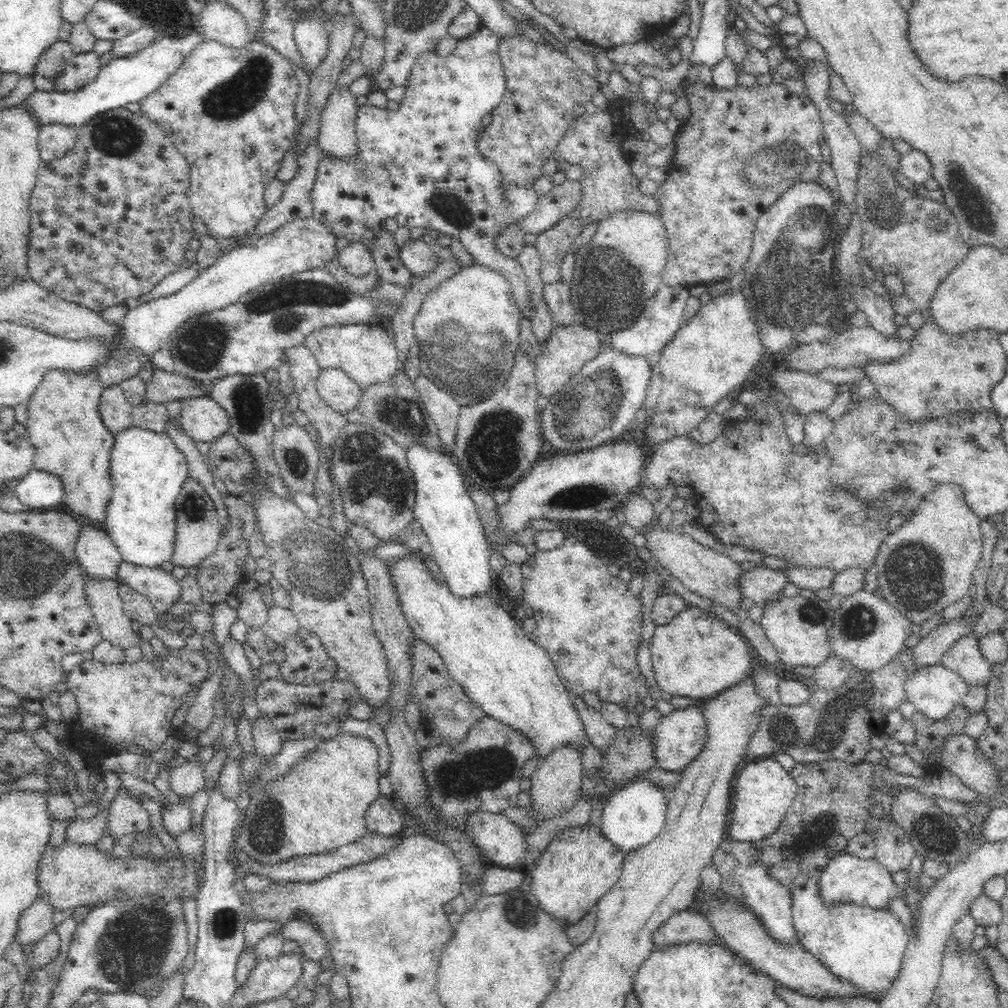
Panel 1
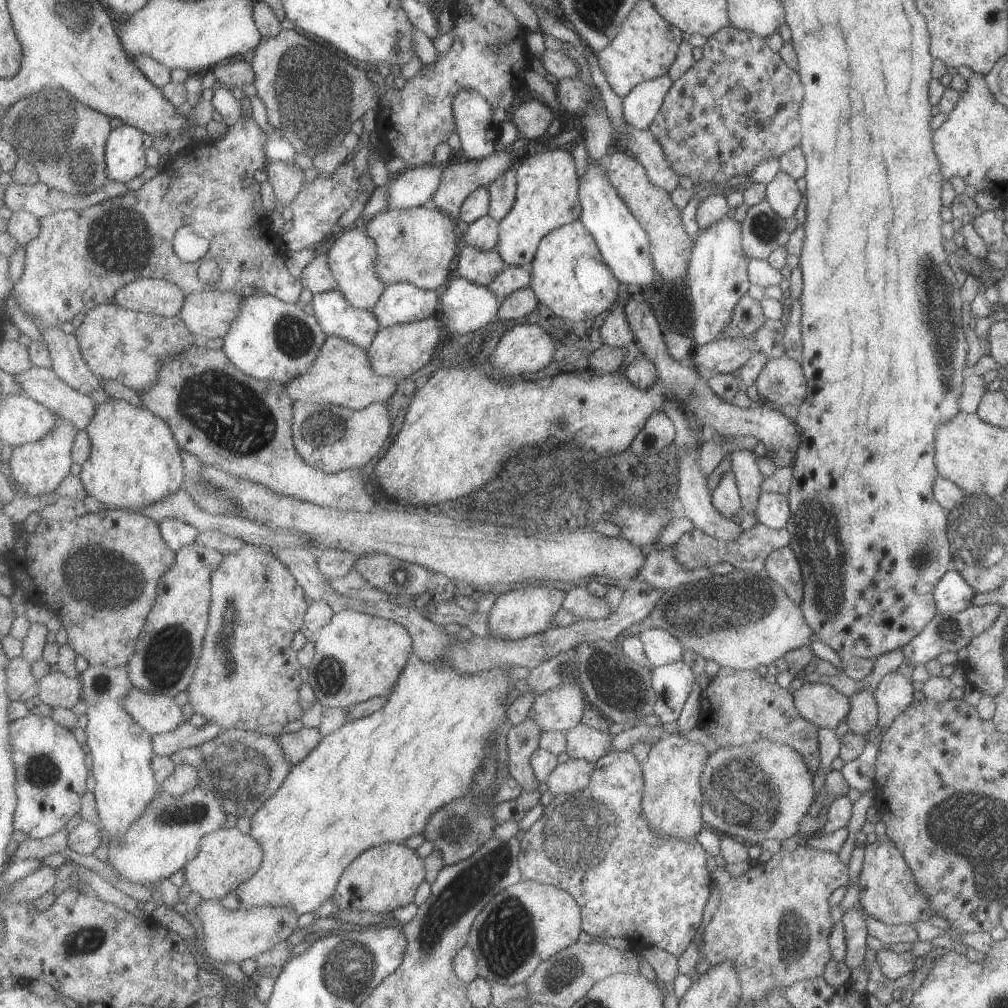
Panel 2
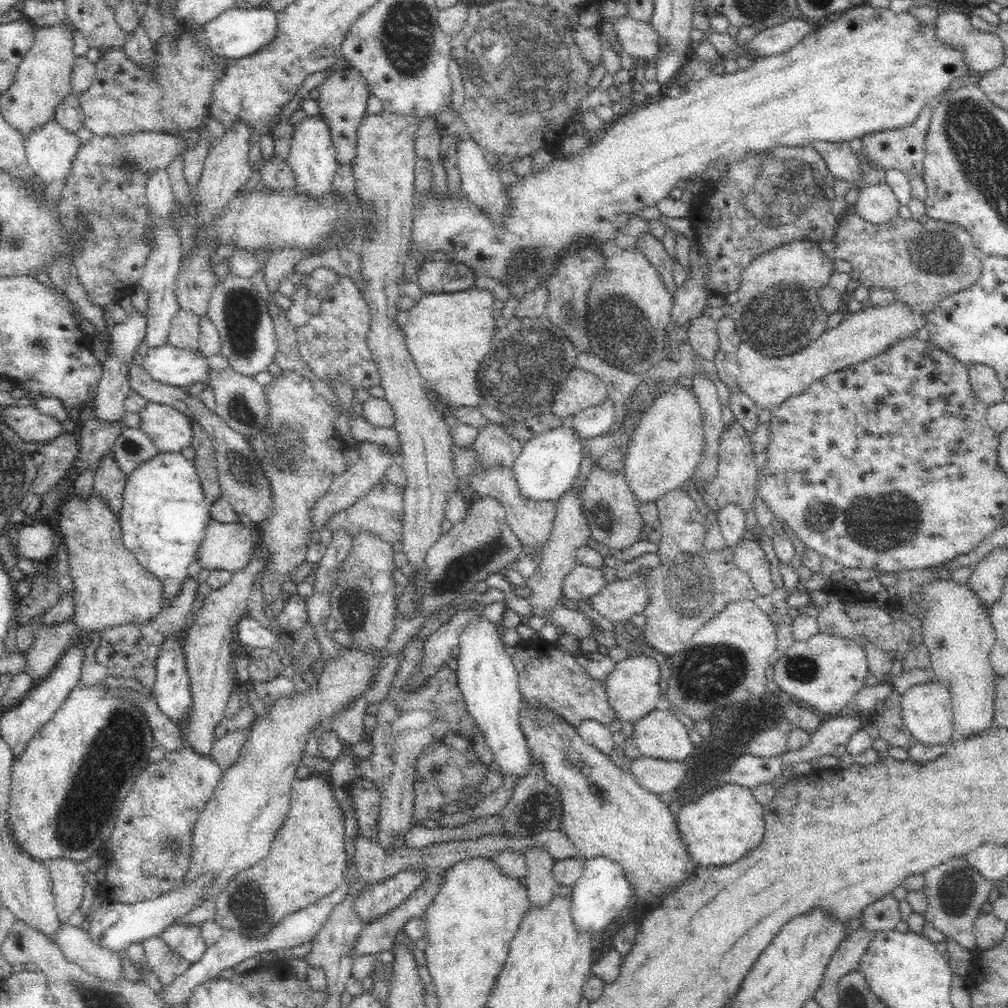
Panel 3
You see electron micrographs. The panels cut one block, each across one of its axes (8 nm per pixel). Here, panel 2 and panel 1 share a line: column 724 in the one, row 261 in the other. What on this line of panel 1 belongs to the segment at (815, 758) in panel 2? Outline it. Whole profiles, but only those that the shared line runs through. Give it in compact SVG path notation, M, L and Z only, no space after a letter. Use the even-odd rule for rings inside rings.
M700 80L693 85L686 82L684 94L690 103L690 116L675 133L675 152L668 166L669 179L655 192L657 203L661 206L659 217L667 234L667 264L661 274L661 282L666 286L706 285L730 280L748 261L757 218L796 182L817 181L820 163L823 161L820 153L823 142L822 122L818 109L806 94L792 94L782 83L754 83L751 87L738 83L734 88L724 89L706 85ZM790 142L810 152L808 158L802 160L806 162L802 172L792 180L784 180L770 188L752 186L746 178L744 162L748 158L756 158L766 148L778 148L780 144Z

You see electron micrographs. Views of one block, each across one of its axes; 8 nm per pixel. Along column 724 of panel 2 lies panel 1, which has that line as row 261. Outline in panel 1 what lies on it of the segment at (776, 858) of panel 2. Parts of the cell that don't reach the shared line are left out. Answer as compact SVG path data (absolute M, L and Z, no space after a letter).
M886 136L878 152L860 150L855 198L863 230L861 255L871 268L880 269L882 265L892 268L902 280L905 296L924 310L929 308L936 287L967 258L971 247L964 242L956 217L944 203L918 197L895 181L893 174L899 172L901 156Z

